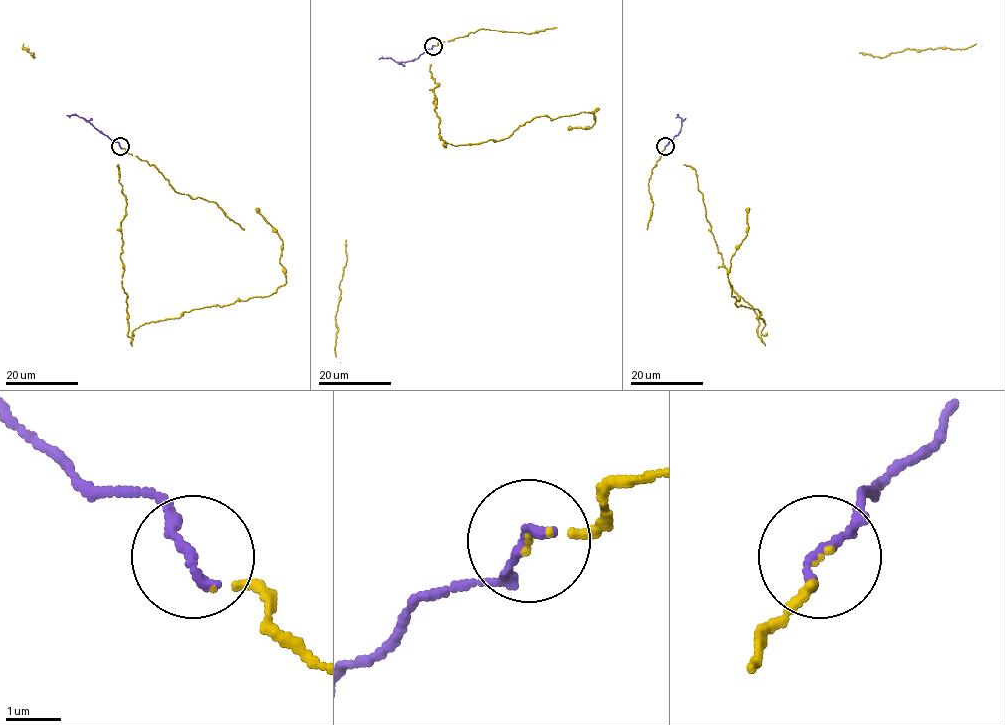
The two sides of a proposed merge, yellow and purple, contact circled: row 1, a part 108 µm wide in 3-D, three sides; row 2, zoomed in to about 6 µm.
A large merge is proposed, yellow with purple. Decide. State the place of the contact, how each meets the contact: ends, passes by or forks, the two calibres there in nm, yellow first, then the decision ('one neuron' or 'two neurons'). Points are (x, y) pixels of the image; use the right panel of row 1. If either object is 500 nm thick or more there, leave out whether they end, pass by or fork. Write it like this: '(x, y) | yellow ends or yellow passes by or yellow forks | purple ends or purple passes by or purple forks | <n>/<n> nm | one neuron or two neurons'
(665, 146) | yellow ends | purple ends | 70/200 nm | one neuron

